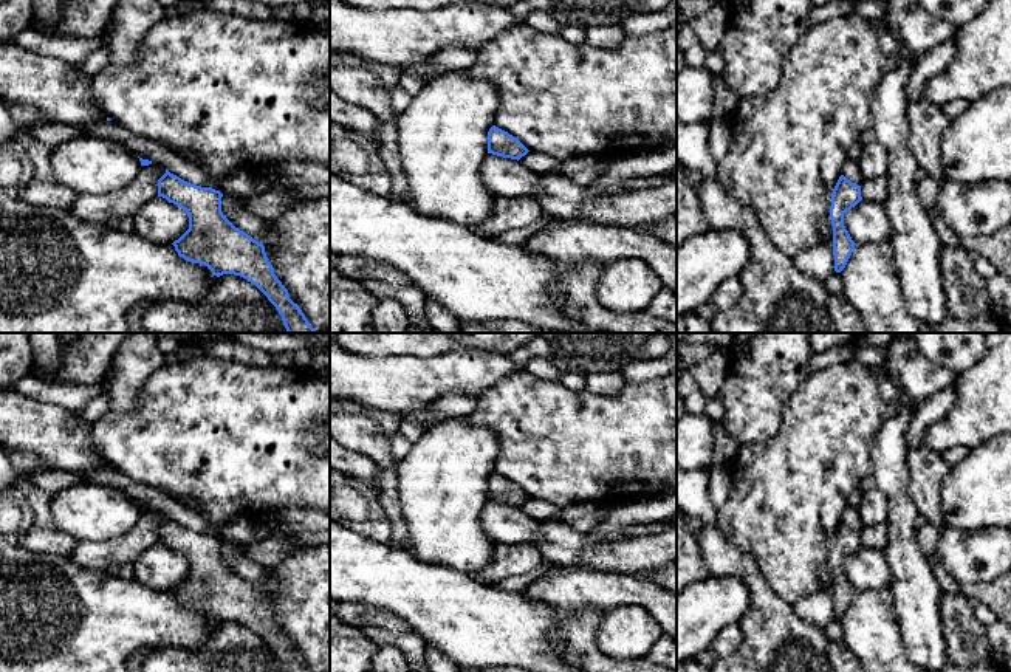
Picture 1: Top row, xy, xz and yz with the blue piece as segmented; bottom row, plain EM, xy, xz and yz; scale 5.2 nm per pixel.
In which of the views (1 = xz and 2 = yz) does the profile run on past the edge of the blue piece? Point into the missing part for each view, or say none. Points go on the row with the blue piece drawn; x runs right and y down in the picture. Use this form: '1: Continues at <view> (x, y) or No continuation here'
1: No continuation here
2: No continuation here

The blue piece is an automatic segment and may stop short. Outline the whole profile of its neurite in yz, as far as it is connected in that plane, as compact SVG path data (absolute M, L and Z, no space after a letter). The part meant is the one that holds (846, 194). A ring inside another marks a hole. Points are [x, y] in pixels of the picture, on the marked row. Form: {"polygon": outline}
{"polygon": "M841 175L833 189L830 207L836 273L841 273L845 268L856 245L844 226L844 214L855 207L861 200L861 186Z"}

